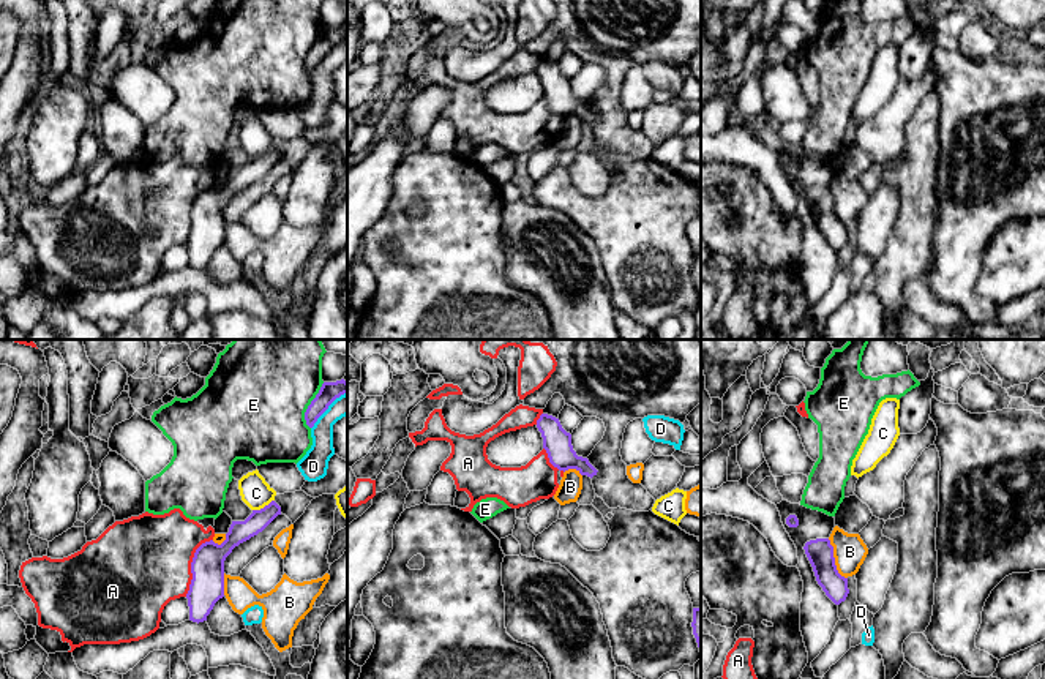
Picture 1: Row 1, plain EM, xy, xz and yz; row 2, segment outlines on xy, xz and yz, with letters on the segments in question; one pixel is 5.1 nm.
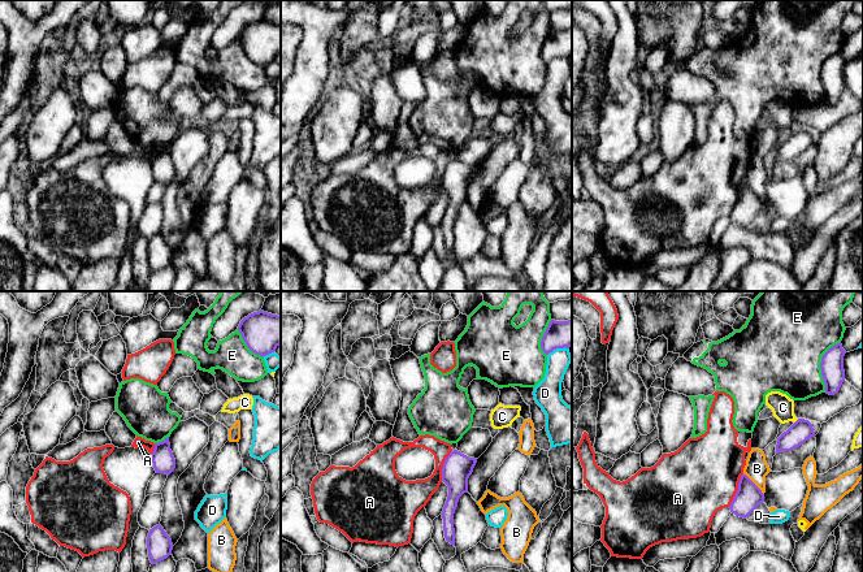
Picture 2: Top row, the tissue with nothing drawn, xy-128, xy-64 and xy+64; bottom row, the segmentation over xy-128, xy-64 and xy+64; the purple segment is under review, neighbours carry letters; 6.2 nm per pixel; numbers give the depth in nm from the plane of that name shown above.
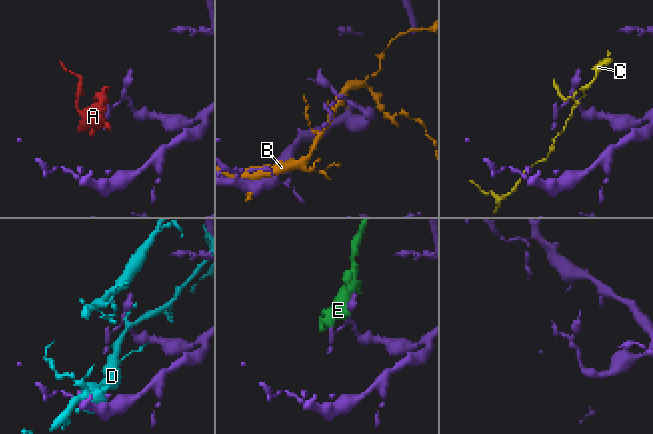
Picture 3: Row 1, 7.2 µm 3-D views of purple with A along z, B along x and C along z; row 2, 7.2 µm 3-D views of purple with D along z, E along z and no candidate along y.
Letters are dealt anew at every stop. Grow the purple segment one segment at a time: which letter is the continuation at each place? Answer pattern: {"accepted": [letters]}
{"accepted": []}

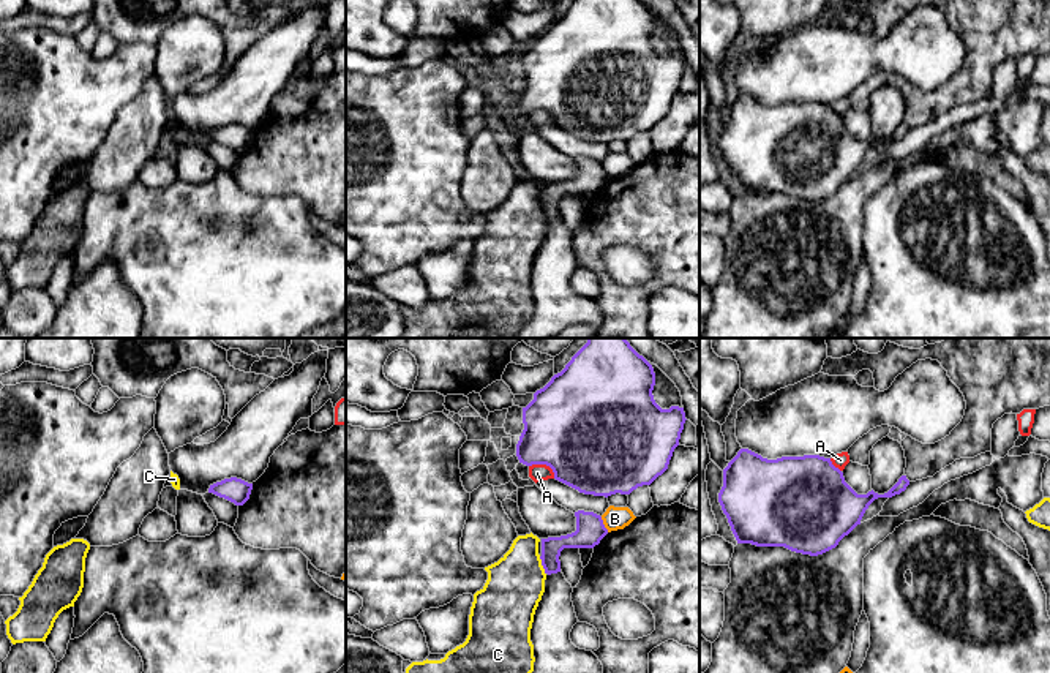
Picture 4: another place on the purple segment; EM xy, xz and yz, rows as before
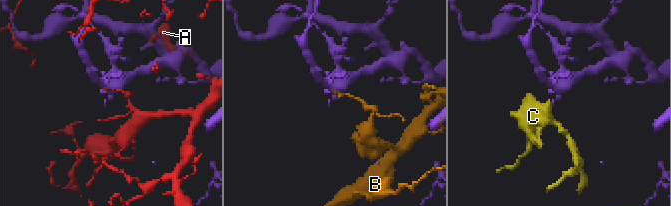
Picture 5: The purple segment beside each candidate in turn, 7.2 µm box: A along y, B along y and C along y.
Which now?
{"accepted": []}

